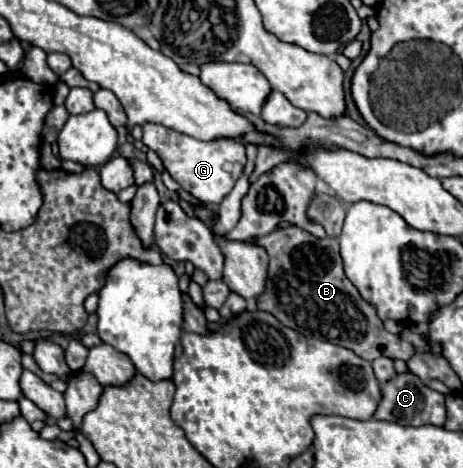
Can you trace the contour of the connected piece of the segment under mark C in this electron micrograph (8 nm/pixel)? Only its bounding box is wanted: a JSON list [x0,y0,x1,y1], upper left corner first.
[375,373,445,427]

